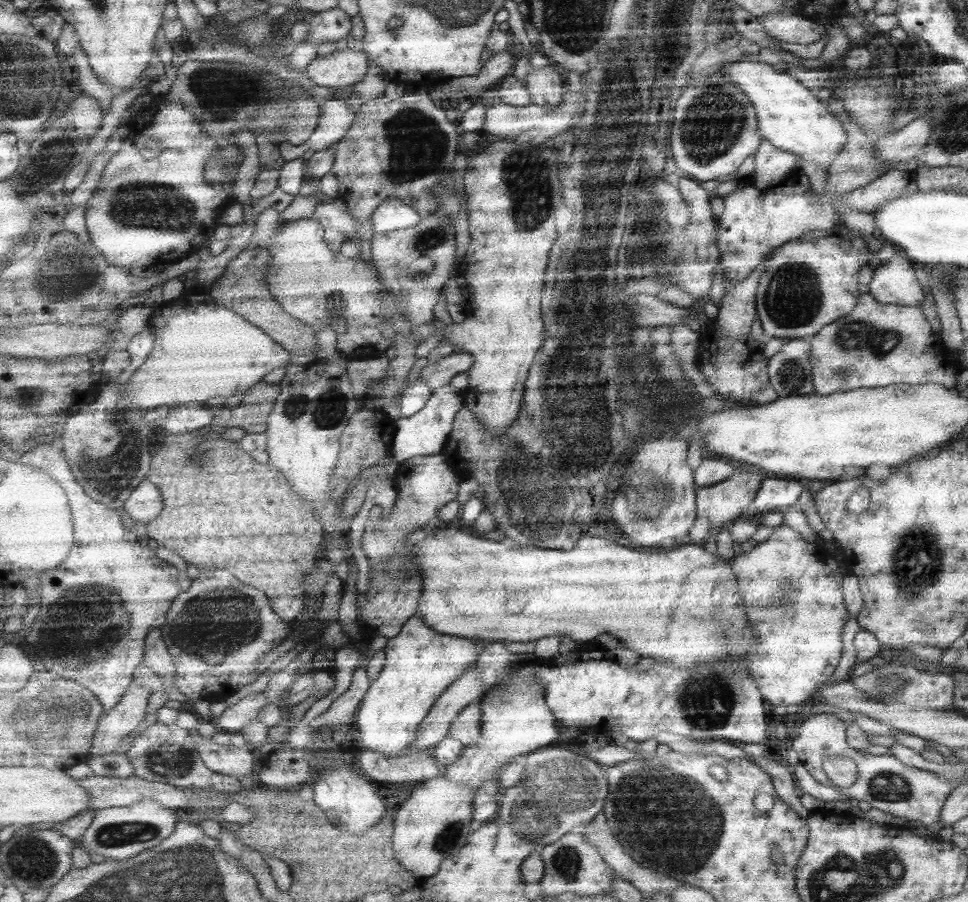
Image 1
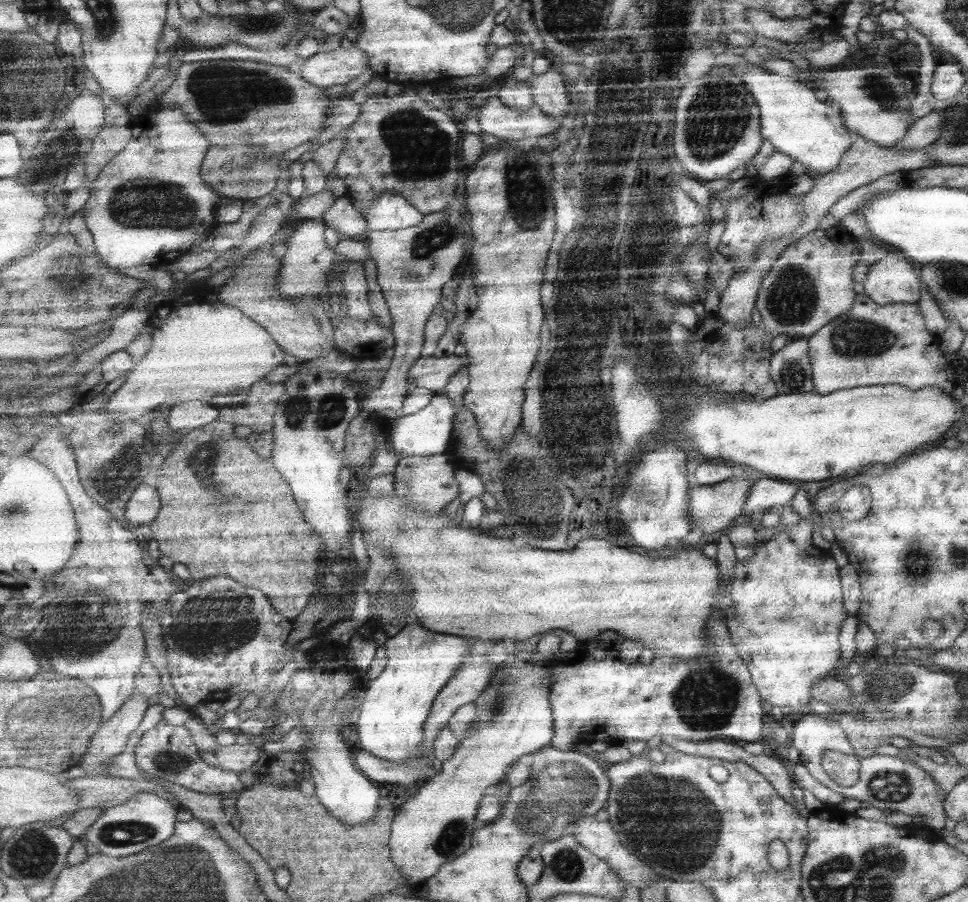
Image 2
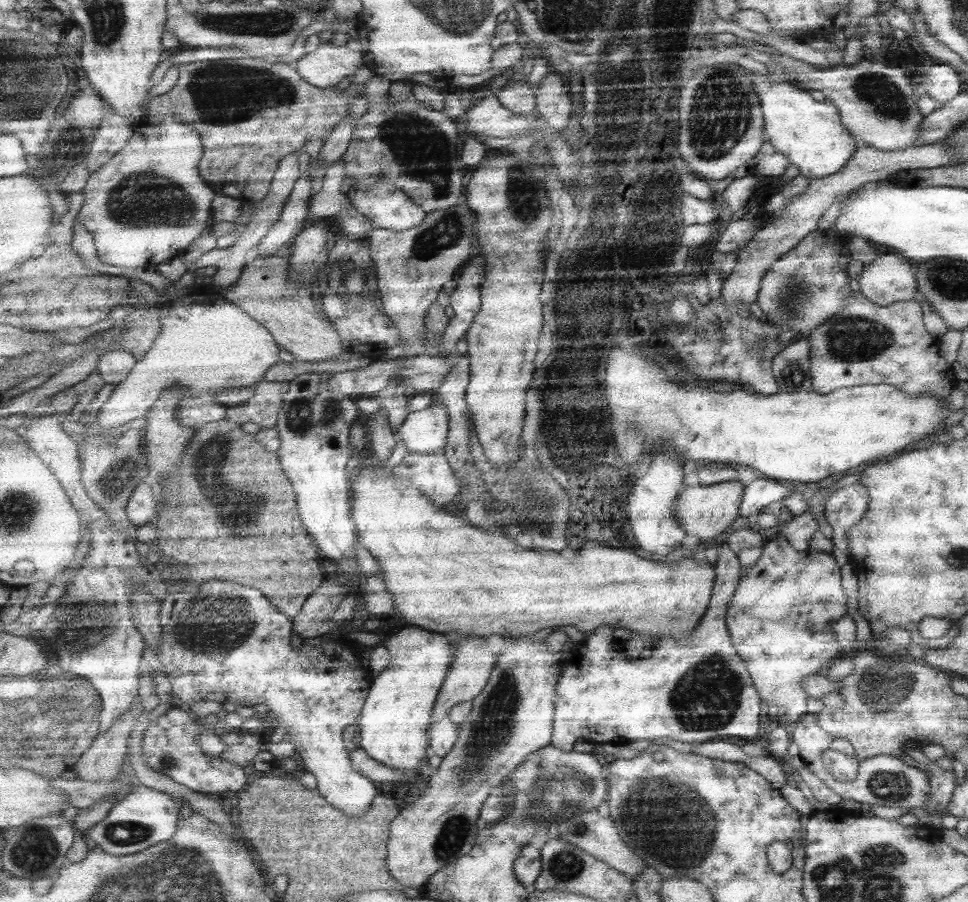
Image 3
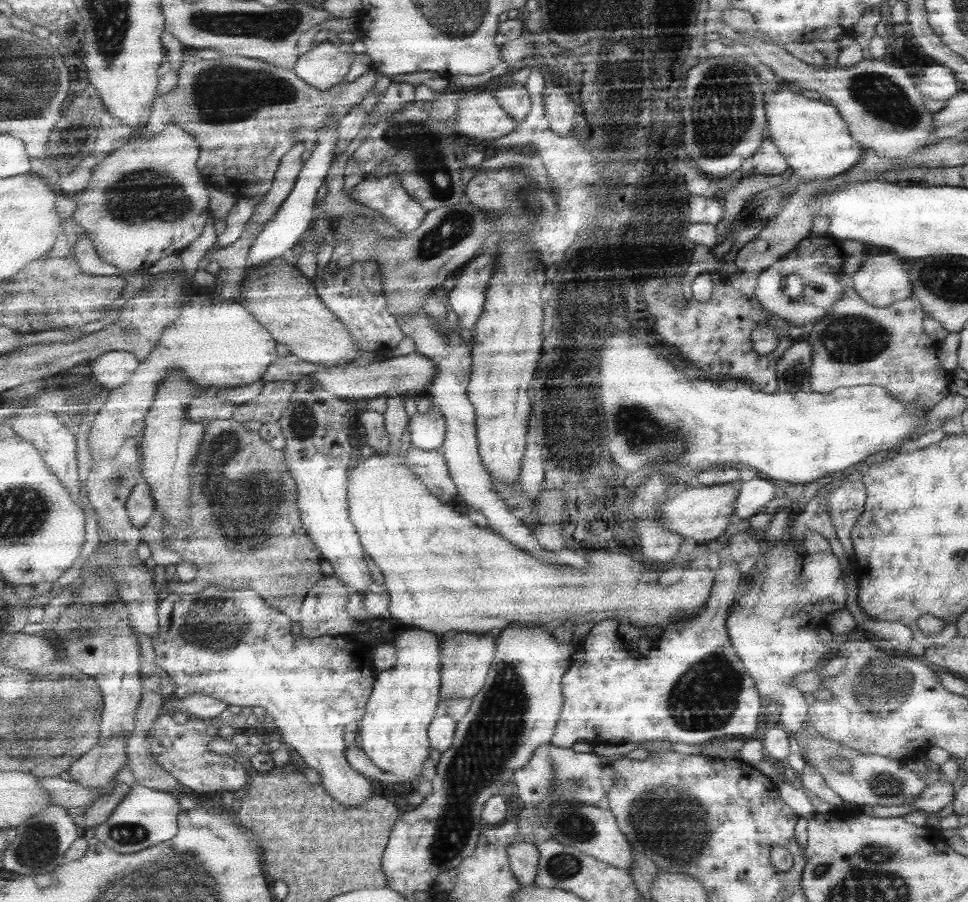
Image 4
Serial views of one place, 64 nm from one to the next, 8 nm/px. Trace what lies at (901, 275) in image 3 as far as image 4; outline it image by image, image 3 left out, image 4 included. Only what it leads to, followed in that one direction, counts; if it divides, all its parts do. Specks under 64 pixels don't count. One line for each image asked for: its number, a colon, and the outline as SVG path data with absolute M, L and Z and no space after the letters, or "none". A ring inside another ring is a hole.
4: M889 254L867 256L859 270L849 278L853 292L861 302L875 308L885 308L893 302L911 298L909 274L901 262Z

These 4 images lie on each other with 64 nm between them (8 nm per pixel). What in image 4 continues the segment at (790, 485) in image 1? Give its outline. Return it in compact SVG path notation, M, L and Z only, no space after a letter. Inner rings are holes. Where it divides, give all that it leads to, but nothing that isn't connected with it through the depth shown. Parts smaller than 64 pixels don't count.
M751 478L747 482L739 482L737 486L737 498L735 498L735 516L737 518L751 518L757 514L761 506L765 506L769 500L779 496L781 488L773 488L771 482Z

